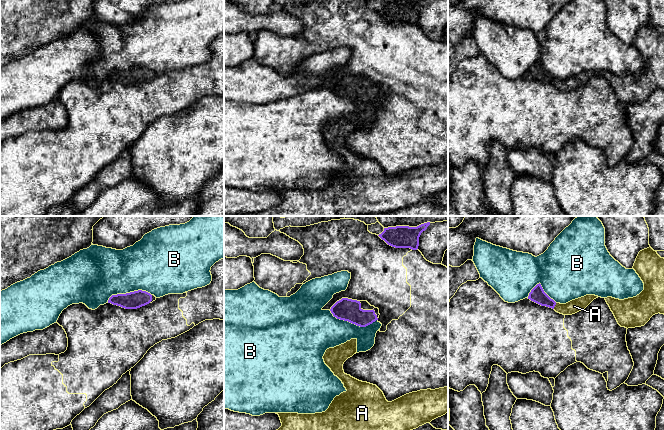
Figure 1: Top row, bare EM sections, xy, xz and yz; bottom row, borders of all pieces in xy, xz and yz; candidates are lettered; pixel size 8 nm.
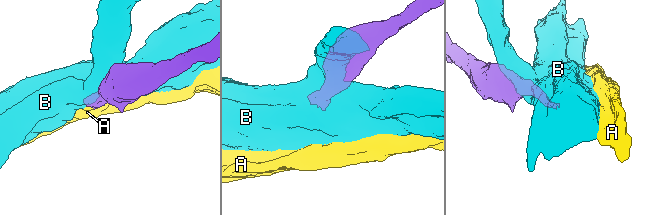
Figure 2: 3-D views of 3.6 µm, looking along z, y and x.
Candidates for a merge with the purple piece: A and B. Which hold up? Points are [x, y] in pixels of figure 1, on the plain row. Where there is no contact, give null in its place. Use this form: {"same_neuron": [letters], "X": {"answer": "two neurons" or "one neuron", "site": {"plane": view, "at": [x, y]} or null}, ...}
{"same_neuron": ["A"], "A": {"answer": "one neuron", "site": {"plane": "yz", "at": [554, 82]}}, "B": {"answer": "two neurons", "site": {"plane": "xz", "at": [353, 99]}}}

